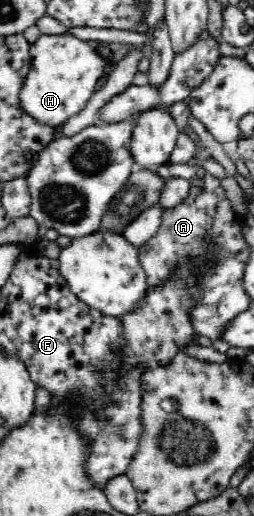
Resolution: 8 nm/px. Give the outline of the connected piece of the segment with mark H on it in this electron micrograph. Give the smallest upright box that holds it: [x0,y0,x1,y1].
[21,31,109,128]

